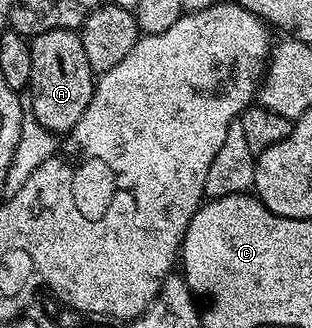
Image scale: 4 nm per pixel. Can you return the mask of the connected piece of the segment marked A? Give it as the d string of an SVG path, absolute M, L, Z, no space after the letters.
M77 29L46 30L29 39L29 50L29 109L43 128L57 136L65 136L78 123L80 116L84 116L84 108L88 108L94 95L96 71L88 64L88 56L84 56L81 33Z

